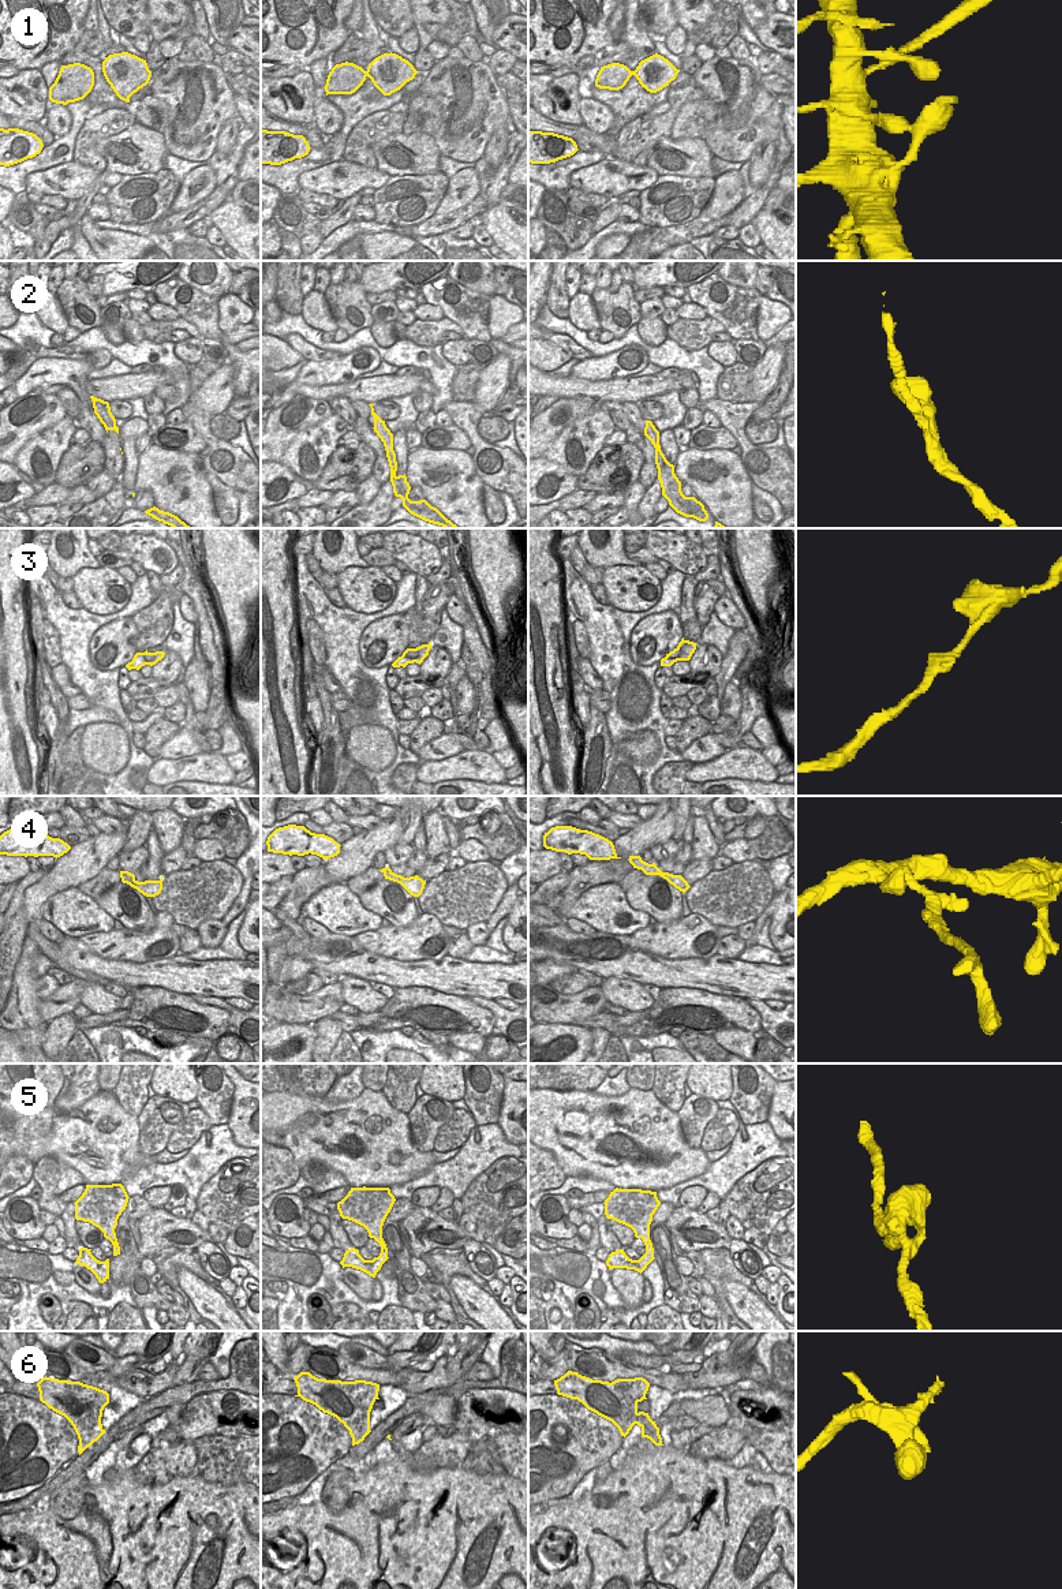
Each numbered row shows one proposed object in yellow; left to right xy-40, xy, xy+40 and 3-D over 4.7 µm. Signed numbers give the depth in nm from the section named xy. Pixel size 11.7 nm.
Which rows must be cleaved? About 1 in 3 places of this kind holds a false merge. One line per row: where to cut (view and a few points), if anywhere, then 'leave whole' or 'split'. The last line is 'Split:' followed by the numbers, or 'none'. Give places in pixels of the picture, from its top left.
1: cut none; leave whole
2: cut none; leave whole
3: cut none; leave whole
4: cut xy+40 (662, 872), (651, 874); split
5: cut none; leave whole
6: cut xy+40 (579, 1399), (587, 1399), (609, 1391), (616, 1398), (621, 1413); split
Split: 4, 6

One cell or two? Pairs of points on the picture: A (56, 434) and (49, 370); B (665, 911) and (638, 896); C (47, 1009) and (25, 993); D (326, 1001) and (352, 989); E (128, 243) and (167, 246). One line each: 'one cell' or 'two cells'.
A: two cells
B: one cell
C: two cells
D: two cells
E: two cells

